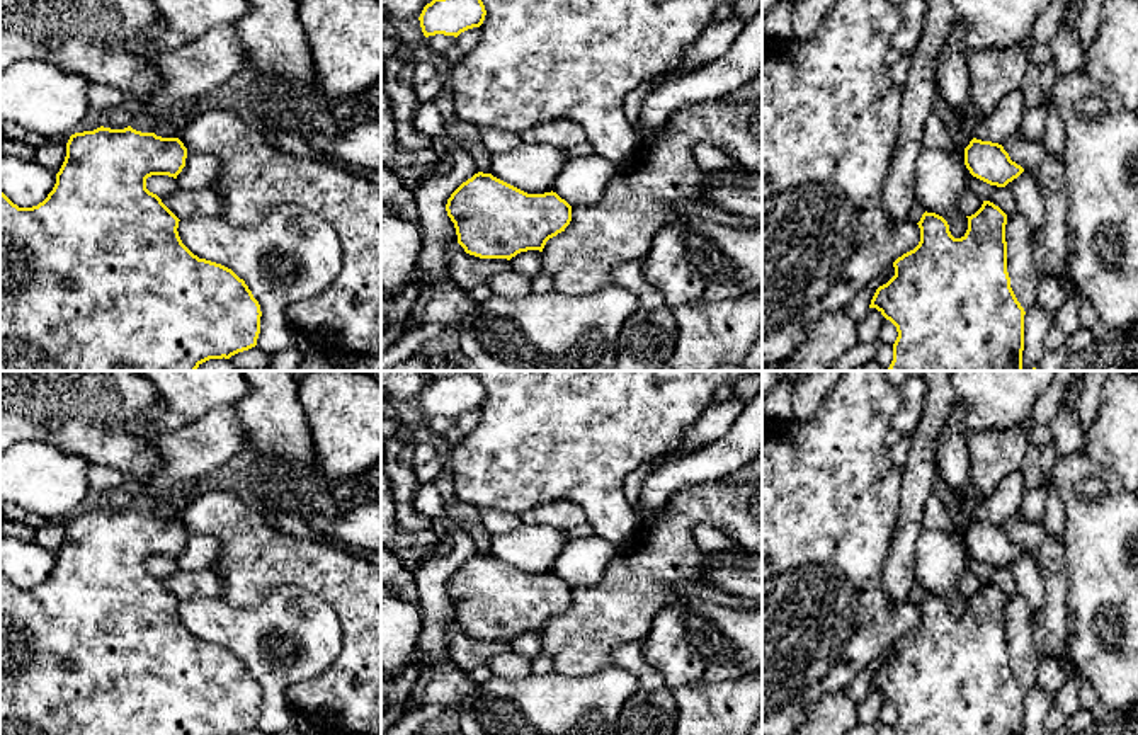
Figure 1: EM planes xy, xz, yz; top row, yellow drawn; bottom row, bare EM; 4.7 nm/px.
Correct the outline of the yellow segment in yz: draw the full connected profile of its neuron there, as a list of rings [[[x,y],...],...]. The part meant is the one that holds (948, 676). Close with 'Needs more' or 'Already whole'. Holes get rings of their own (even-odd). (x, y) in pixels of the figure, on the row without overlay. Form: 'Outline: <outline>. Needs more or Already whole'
Outline: [[[990,582],[968,599],[968,611],[954,619],[947,602],[936,594],[924,594],[917,604],[919,626],[893,643],[895,657],[879,667],[869,689],[876,689],[898,713],[893,735],[1022,735],[1024,689],[1017,682],[1007,653],[1007,595]]]. Already whole

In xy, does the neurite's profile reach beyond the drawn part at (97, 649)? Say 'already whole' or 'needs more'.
already whole

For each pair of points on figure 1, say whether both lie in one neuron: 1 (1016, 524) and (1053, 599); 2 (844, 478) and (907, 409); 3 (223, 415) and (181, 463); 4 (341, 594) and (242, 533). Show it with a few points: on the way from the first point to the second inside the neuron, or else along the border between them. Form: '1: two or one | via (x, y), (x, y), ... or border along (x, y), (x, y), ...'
1: one | via (1035, 543), (1052, 562), (1053, 581)
2: two | border along (899, 388), (899, 409), (892, 417), (890, 427)
3: one | via (216, 427), (193, 451)
4: one | via (317, 570), (307, 562), (266, 557)

